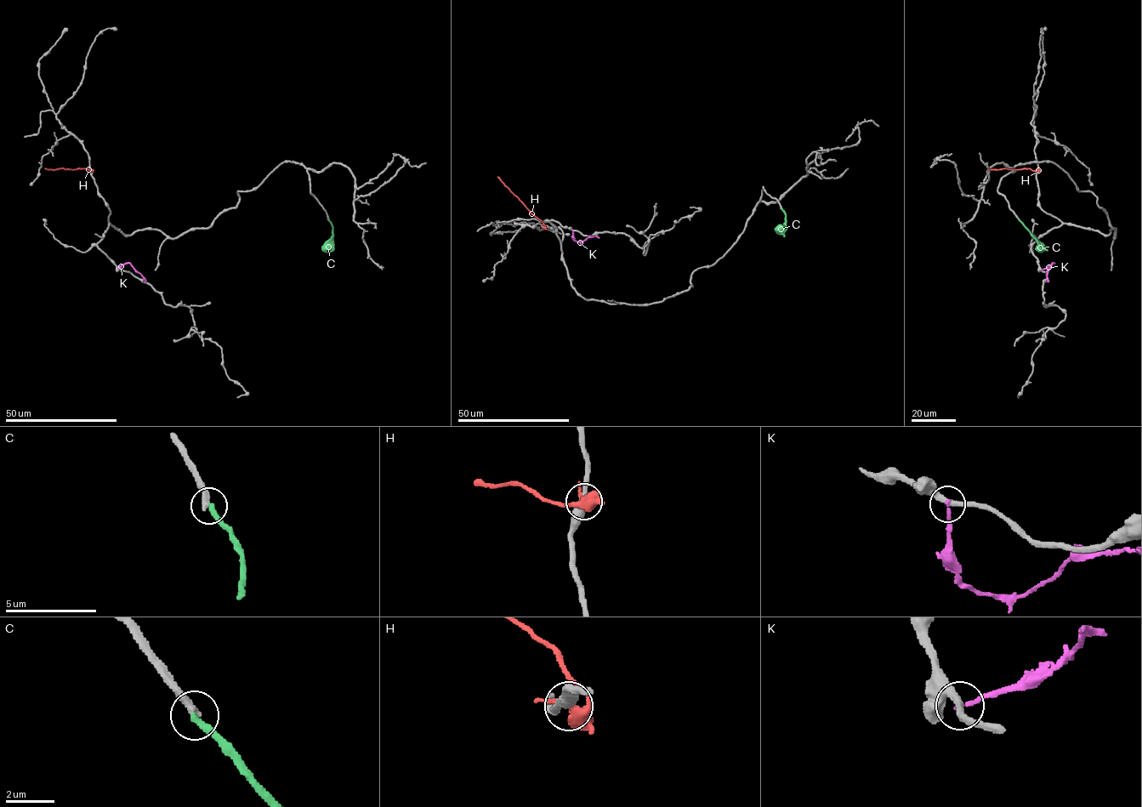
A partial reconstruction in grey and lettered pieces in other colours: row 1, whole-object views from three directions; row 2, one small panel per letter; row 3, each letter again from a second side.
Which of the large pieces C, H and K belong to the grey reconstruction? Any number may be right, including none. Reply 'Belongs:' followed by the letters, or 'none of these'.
Belongs: none of these

